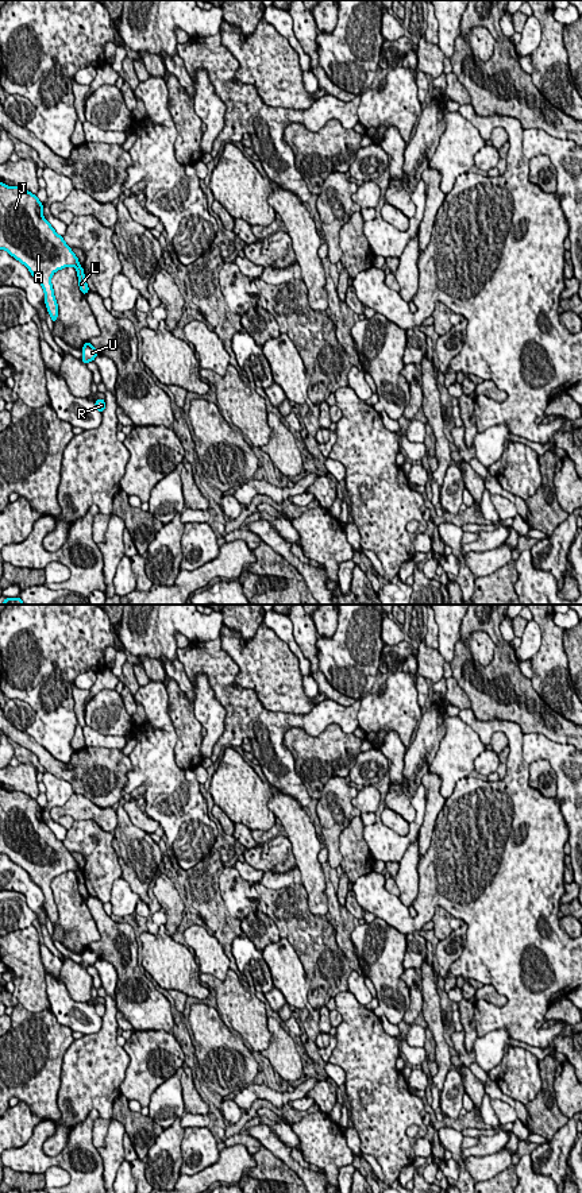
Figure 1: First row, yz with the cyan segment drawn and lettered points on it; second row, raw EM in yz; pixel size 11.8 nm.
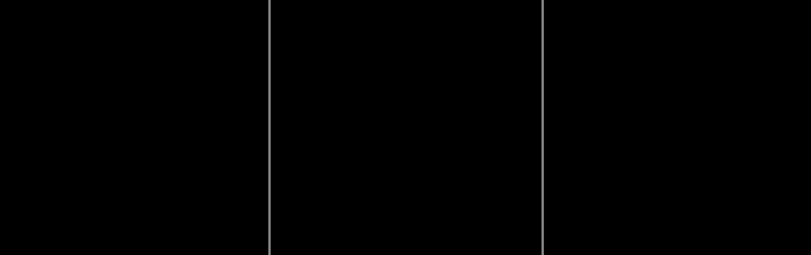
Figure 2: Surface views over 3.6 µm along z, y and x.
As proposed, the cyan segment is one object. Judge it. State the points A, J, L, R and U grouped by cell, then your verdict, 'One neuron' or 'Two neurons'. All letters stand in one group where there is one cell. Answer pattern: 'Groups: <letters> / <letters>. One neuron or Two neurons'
Groups: A J L / R U. Two neurons

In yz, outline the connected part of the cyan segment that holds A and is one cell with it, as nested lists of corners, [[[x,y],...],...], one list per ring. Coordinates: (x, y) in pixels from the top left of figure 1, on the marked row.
[[[0,182],[0,250],[23,263],[42,285],[47,312],[55,323],[58,305],[51,285],[53,274],[74,266],[84,296],[89,287],[78,258],[43,217],[42,211],[43,205],[36,194],[22,186]]]

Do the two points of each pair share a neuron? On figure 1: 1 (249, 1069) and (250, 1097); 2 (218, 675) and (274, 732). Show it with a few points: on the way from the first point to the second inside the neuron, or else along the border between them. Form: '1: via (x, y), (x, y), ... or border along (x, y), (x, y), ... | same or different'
1: border along (254, 1081), (235, 1091) | different
2: via (230, 690), (259, 719) | same

